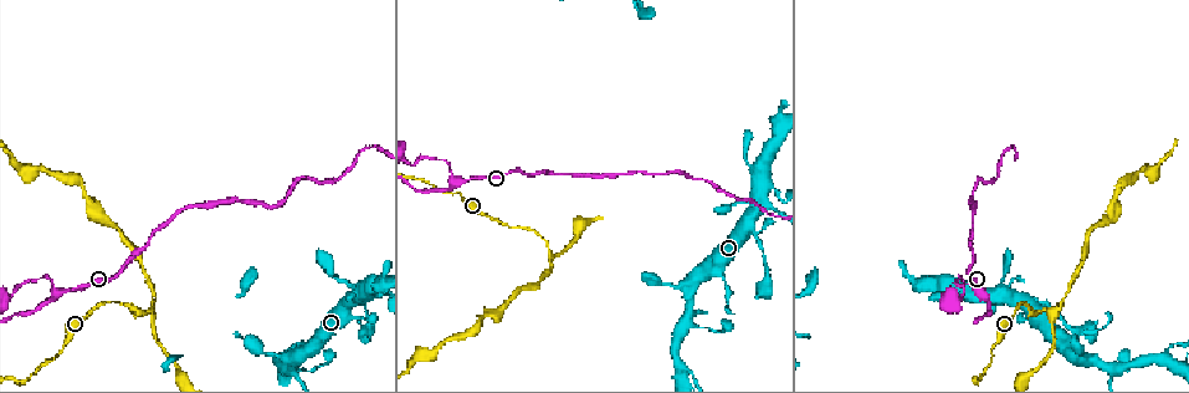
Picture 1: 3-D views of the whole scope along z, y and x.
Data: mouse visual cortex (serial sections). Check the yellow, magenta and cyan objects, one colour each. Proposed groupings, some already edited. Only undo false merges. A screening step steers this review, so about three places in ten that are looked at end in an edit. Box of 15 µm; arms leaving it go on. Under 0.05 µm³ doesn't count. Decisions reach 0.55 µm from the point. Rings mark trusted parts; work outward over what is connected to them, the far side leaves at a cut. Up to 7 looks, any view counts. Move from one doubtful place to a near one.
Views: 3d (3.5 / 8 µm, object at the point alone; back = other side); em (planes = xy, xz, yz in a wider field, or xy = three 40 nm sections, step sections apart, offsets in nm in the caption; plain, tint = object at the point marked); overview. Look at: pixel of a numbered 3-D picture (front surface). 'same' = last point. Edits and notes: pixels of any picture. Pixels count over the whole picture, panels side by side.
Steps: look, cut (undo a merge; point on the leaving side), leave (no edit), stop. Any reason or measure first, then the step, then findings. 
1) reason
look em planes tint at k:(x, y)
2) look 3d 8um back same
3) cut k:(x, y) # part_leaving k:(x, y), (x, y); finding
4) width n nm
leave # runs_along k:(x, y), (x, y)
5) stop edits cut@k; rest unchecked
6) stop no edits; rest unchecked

sharp bend
look 3d 8um at 1:(454, 184)

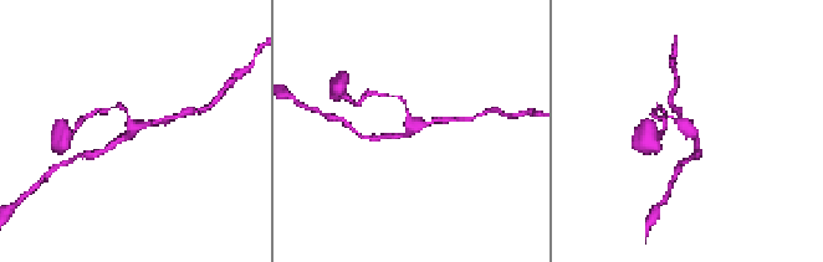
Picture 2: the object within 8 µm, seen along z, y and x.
look 3d 3.5um at 2:(411, 128)

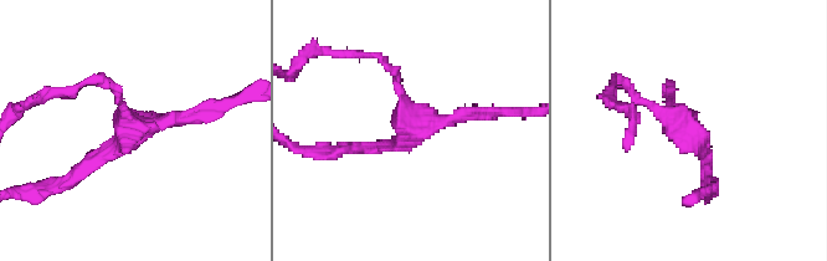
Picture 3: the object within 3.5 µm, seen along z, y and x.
arms 3; arm_widths 100, 150, 150 nm
leave # runs_along 3:(489, 112), (414, 124), (386, 64); all the same cell

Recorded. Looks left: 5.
sharp bend
look 3d 3.5um at 1:(550, 251)

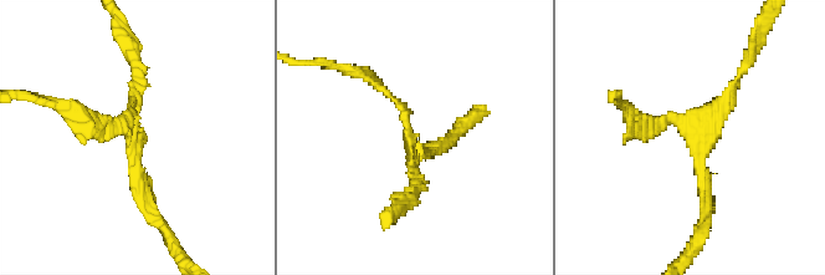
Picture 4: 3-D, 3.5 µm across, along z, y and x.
arms 3; arm_widths 150, 150, 150 nm
look em xy step 3 tint at 4:(690, 123)

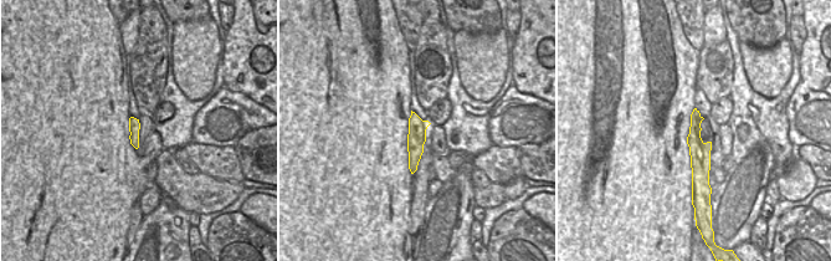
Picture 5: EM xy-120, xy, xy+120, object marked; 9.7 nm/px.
leave # runs_along 5:(696, 113), (696, 144), (703, 183); continuous, no second cell

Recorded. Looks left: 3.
thin arm on a thick one
look 3d 3.5um at 1:(753, 228)

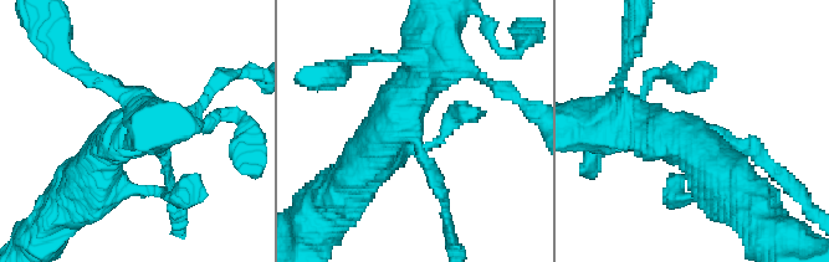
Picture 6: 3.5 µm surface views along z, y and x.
arms 3; arm_widths 150, 500, 600 nm; need the tissue
look em xy step 3 tint at 6:(696, 130)

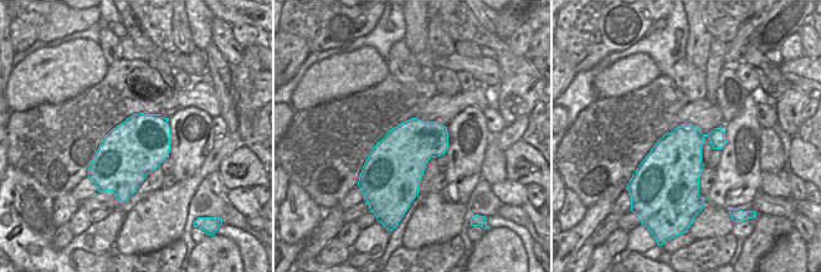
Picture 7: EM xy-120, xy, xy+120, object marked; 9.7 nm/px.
leave # runs_along 6:(361, 171), (433, 51); one cell here

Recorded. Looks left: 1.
stop no edits; rest unchecked

